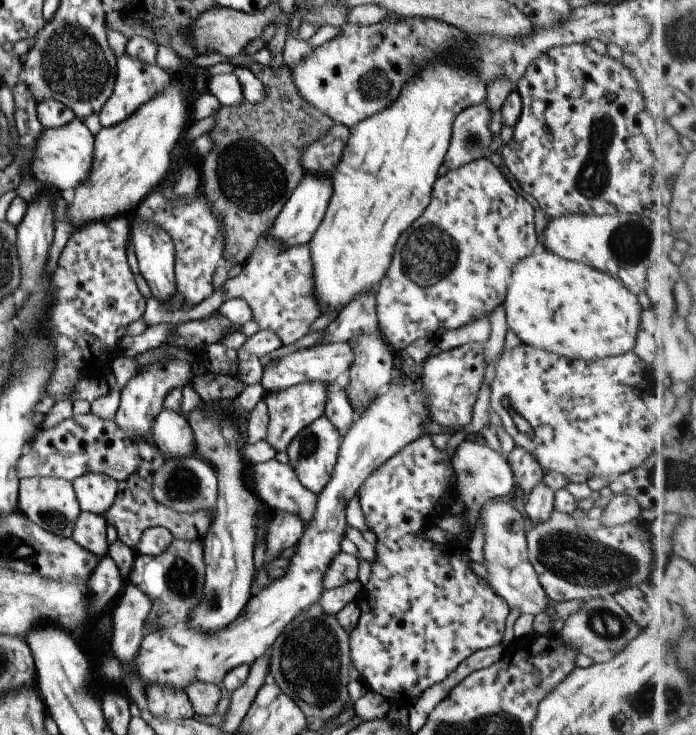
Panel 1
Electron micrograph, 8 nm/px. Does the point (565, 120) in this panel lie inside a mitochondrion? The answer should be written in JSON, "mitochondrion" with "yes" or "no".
{"mitochondrion":"no"}

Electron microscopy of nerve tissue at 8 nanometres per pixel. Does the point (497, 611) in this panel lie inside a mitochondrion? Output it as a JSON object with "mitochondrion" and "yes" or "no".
{"mitochondrion":"no"}

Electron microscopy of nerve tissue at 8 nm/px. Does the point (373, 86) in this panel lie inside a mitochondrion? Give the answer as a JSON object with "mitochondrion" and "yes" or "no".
{"mitochondrion":"yes"}

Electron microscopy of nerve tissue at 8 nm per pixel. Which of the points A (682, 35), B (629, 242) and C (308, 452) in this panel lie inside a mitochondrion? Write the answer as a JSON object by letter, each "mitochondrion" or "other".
{"A":"mitochondrion","B":"mitochondrion","C":"mitochondrion"}

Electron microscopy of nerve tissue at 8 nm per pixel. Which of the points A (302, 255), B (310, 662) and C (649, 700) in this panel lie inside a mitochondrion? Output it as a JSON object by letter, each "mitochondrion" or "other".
{"A":"other","B":"mitochondrion","C":"mitochondrion"}

